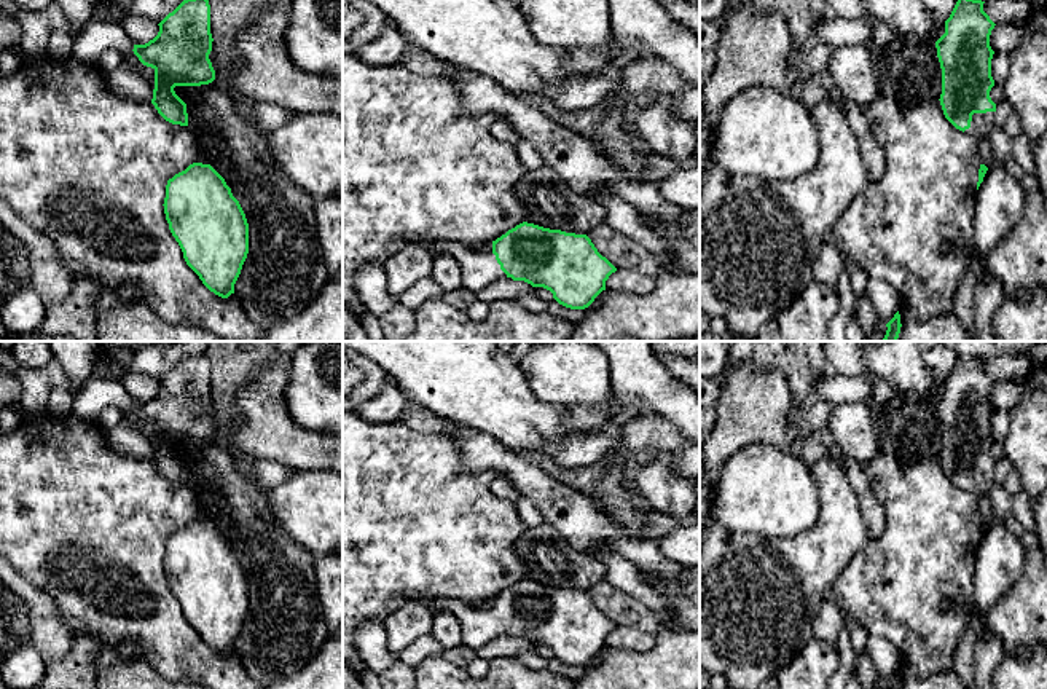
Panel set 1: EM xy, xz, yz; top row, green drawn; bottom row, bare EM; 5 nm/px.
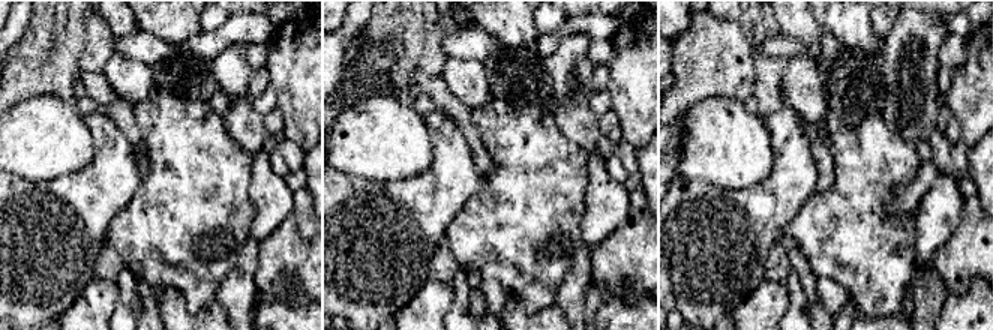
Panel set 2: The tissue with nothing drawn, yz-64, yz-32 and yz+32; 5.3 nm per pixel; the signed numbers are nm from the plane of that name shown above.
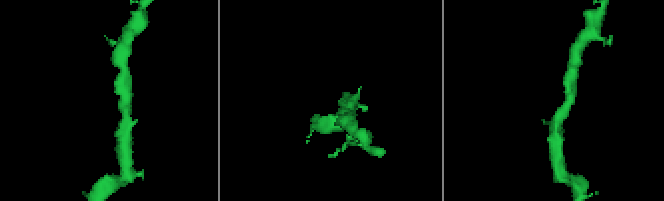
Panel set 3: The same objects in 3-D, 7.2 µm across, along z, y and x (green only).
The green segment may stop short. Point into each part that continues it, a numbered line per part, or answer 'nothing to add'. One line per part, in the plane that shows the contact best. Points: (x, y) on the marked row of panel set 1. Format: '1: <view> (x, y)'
1: yz (982, 123)

